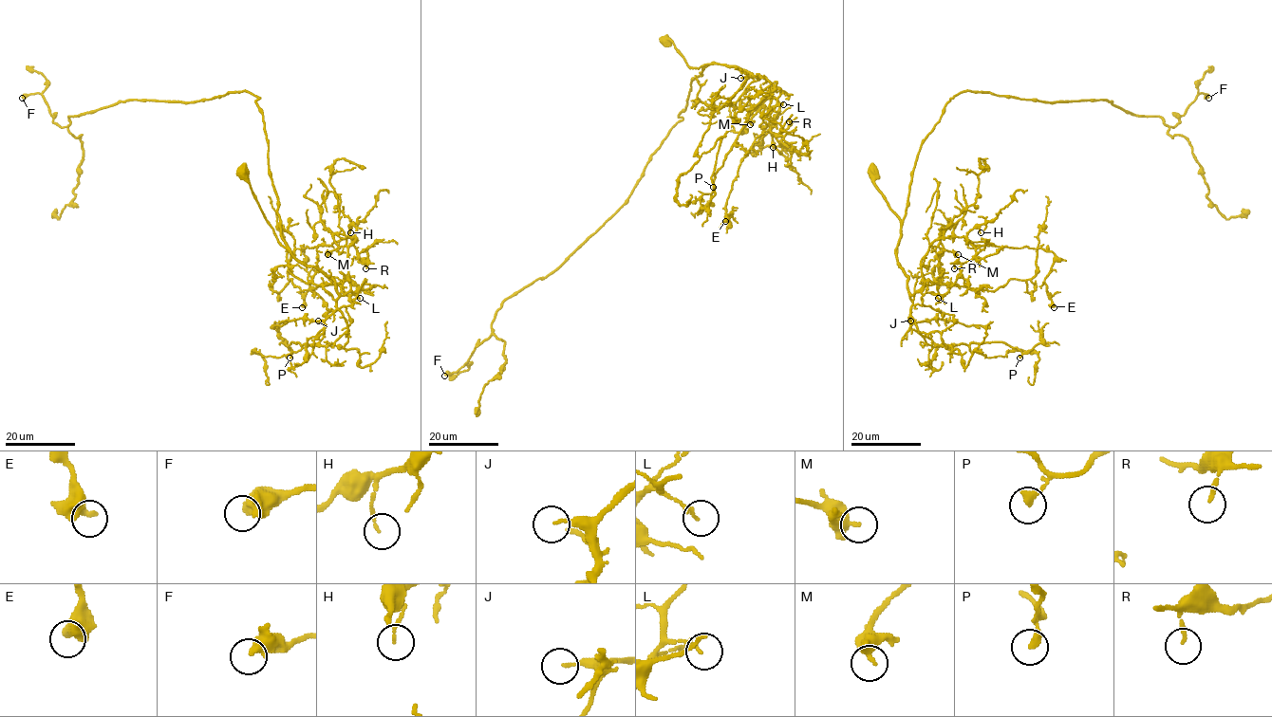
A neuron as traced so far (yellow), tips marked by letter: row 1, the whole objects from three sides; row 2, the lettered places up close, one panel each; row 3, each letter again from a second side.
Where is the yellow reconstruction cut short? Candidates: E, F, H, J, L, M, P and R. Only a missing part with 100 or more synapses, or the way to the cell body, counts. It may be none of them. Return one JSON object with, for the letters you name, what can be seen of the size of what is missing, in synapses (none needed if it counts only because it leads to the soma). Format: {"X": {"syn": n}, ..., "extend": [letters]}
{"extend": []}

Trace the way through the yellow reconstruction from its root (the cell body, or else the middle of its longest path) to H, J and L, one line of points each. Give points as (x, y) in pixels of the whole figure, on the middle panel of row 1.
H: (666, 40), (690, 67), (738, 66), (772, 85), (771, 95), (779, 102), (770, 127), (773, 147)
J: (666, 40), (674, 45), (690, 67), (723, 64), (761, 77), (759, 80), (740, 78)
L: (666, 40), (690, 67), (723, 64), (759, 74), (780, 89), (777, 102), (783, 104)

